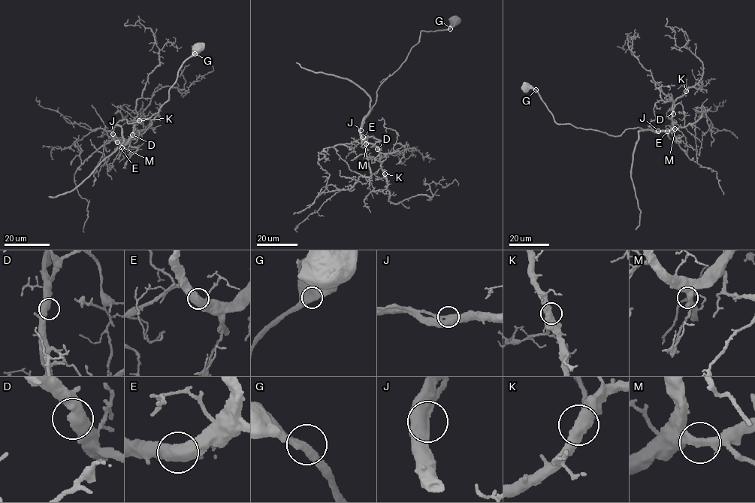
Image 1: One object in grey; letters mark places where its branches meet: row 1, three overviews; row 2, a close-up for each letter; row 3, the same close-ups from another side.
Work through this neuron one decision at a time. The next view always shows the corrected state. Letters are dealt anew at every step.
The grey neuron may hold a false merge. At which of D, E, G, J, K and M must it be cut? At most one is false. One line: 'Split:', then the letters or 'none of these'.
Split: none of these

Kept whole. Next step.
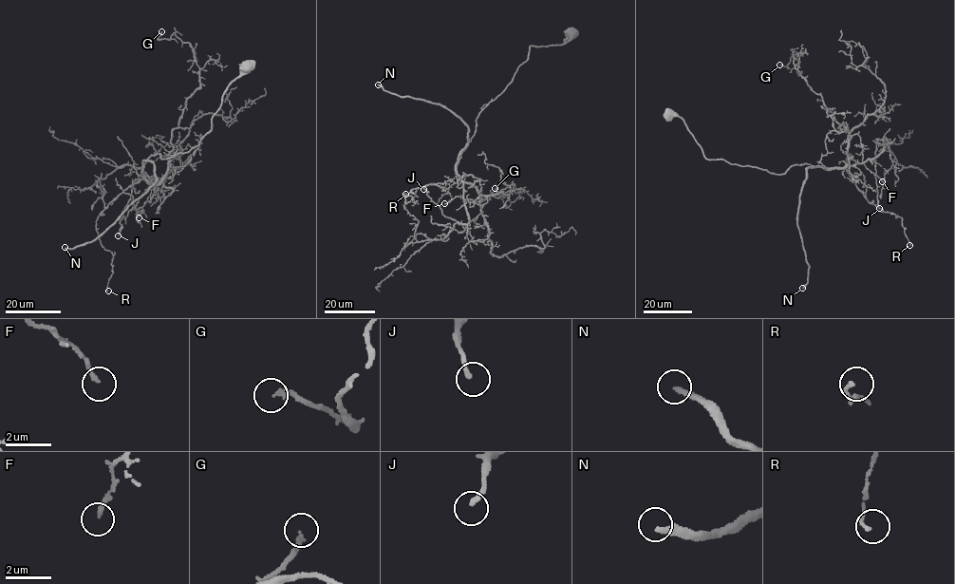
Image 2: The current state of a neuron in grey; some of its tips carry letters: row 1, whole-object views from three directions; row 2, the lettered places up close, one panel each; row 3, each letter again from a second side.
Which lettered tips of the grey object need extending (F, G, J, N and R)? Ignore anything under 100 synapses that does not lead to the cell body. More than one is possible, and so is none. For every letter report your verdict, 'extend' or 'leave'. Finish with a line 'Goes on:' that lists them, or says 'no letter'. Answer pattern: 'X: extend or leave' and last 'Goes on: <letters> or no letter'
F: leave
G: leave
J: leave
N: extend
R: leave
Goes on: N

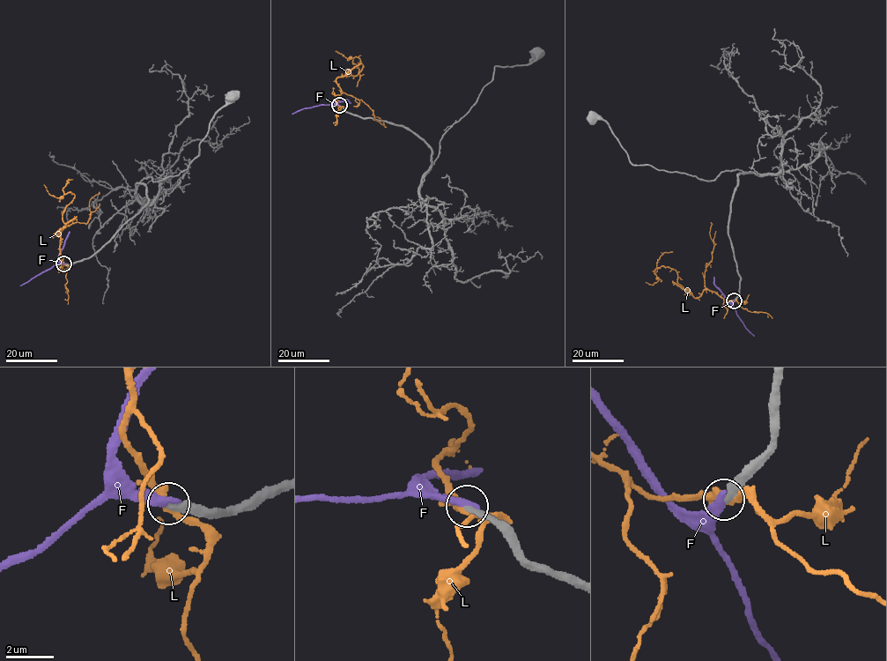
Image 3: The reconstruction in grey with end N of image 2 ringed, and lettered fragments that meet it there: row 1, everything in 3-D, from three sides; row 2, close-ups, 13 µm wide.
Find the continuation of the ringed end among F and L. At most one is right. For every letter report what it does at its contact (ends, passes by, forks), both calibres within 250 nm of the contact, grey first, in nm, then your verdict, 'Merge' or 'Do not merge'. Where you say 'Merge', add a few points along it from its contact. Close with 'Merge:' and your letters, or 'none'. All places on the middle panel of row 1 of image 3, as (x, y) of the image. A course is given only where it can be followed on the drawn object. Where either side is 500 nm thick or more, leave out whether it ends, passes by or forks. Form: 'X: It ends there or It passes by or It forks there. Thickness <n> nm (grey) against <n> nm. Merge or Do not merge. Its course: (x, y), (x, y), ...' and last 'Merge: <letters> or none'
F: It ends there. Thickness 300 nm (grey) against 340 nm. Merge. Its course: (339, 105), (324, 104), (291, 114)
L: It passes by. Thickness 320 nm (grey) against 200 nm. Do not merge
Merge: F

